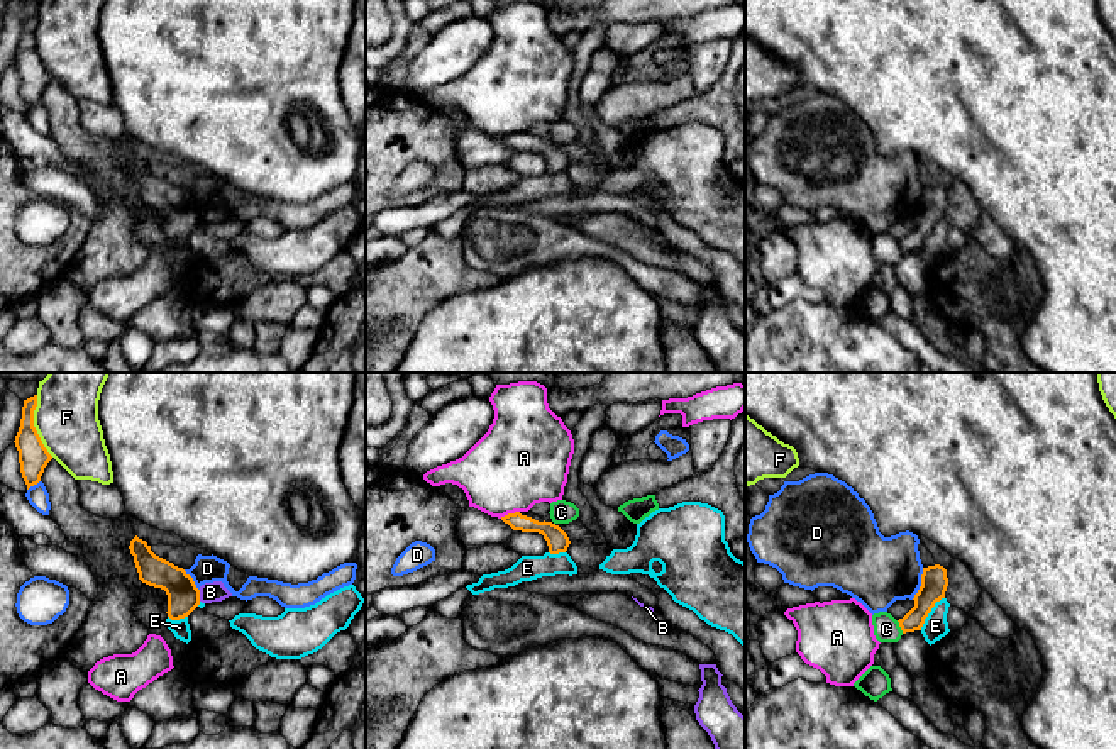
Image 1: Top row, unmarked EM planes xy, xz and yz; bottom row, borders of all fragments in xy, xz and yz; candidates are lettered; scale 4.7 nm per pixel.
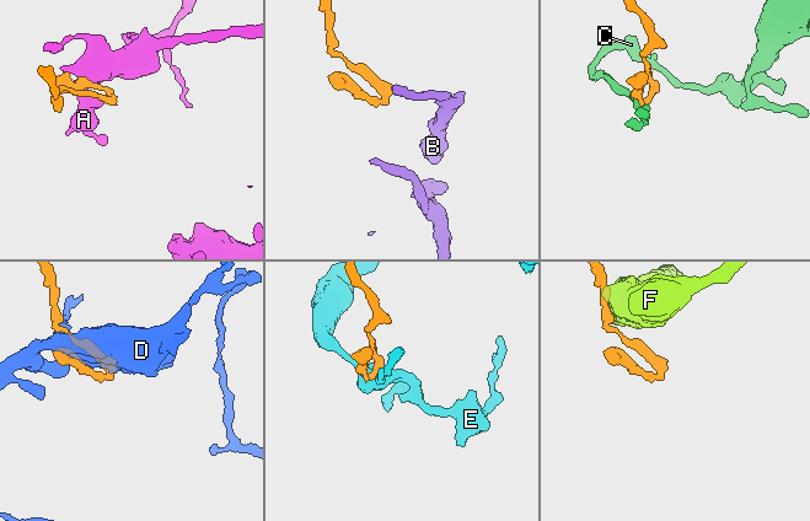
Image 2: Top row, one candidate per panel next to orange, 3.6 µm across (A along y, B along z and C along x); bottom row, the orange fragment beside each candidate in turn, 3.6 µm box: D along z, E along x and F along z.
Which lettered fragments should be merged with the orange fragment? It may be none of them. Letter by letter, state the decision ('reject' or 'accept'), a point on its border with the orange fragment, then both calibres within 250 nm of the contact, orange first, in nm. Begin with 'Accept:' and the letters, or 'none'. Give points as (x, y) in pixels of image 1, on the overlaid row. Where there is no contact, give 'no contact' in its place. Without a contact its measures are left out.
Accept: none
A: reject; contact xz (508, 514); calibres 90 and 420 nm
B: reject; contact xy (198, 595); calibres 160 and 100 nm
C: reject; contact yz (900, 626); calibres 130 and 130 nm
D: reject; contact yz (922, 583); calibres 130 and 340 nm
E: reject; contact yz (930, 610); calibres 130 and 120 nm
F: reject; contact xy (33, 426); calibres 140 and 300 nm

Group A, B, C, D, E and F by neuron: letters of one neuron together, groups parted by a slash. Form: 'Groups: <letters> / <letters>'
Groups: A / B / C / D / E / F

